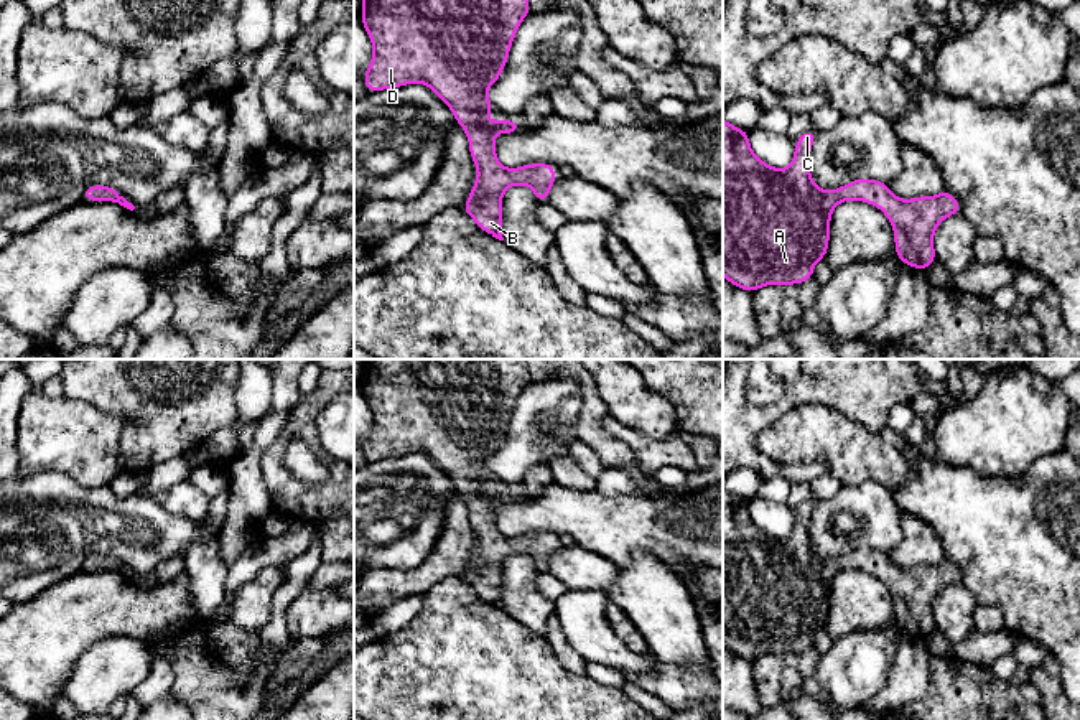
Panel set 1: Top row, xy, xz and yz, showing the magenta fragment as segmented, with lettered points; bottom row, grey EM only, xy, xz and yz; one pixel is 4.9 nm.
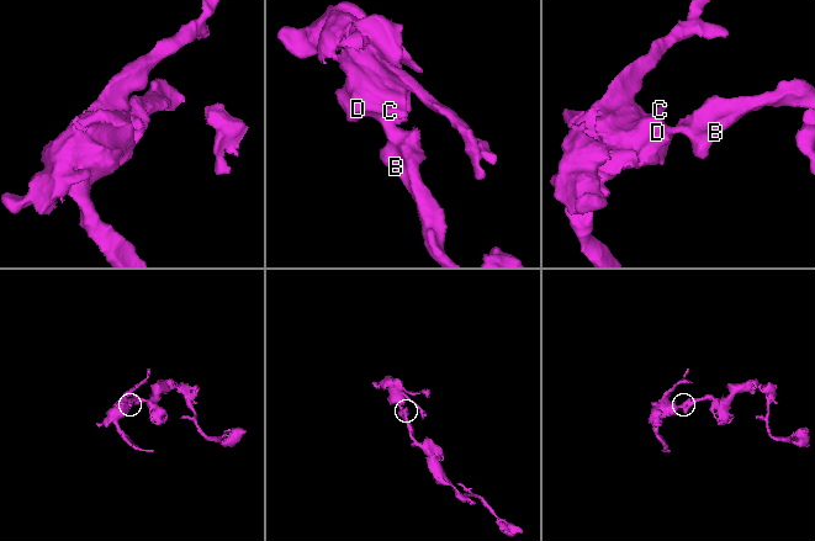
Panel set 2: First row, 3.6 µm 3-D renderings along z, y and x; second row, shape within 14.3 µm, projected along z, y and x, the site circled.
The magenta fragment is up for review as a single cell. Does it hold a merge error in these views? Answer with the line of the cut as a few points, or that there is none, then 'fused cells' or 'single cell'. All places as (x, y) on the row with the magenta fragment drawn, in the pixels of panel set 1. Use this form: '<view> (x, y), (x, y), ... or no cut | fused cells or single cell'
no cut | single cell

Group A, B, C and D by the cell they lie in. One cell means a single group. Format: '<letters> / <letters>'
A B C D

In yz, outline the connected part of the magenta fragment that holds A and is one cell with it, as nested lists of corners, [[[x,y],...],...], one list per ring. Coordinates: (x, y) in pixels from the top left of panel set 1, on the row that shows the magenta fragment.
[[[723,117],[723,275],[726,280],[754,293],[766,285],[797,285],[813,278],[813,265],[826,257],[831,213],[841,201],[864,201],[879,208],[894,229],[894,254],[907,267],[927,270],[935,264],[933,232],[945,217],[960,213],[960,201],[947,189],[935,196],[899,199],[891,193],[889,183],[869,178],[856,178],[838,189],[823,191],[813,183],[808,168],[815,137],[817,132],[813,129],[805,130],[795,140],[792,163],[785,170],[777,170],[751,150],[746,130],[728,124]]]

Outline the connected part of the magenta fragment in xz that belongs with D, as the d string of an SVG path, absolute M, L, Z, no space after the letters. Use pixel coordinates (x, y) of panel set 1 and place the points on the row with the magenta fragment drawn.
M362 0L361 21L372 41L372 63L364 71L367 92L395 89L407 84L426 84L453 112L456 122L464 129L469 142L469 155L477 166L477 180L471 188L468 201L461 206L477 227L492 237L502 237L502 194L515 185L530 186L538 203L548 203L552 185L558 175L550 161L528 163L519 168L505 168L499 163L492 138L497 133L510 133L517 125L499 117L492 124L486 122L486 114L494 112L487 99L487 89L500 77L515 33L524 18L532 12L528 0Z

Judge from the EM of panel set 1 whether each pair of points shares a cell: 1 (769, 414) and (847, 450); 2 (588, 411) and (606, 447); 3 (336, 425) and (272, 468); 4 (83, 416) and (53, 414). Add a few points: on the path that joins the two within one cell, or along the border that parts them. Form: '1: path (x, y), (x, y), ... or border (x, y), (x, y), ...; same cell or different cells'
1: border (815, 402), (782, 412), (753, 445); different cells
2: path (590, 419), (590, 430), (598, 439); same cell
3: border (330, 399), (316, 435), (336, 460); different cells
4: path (76, 416), (60, 416); same cell

